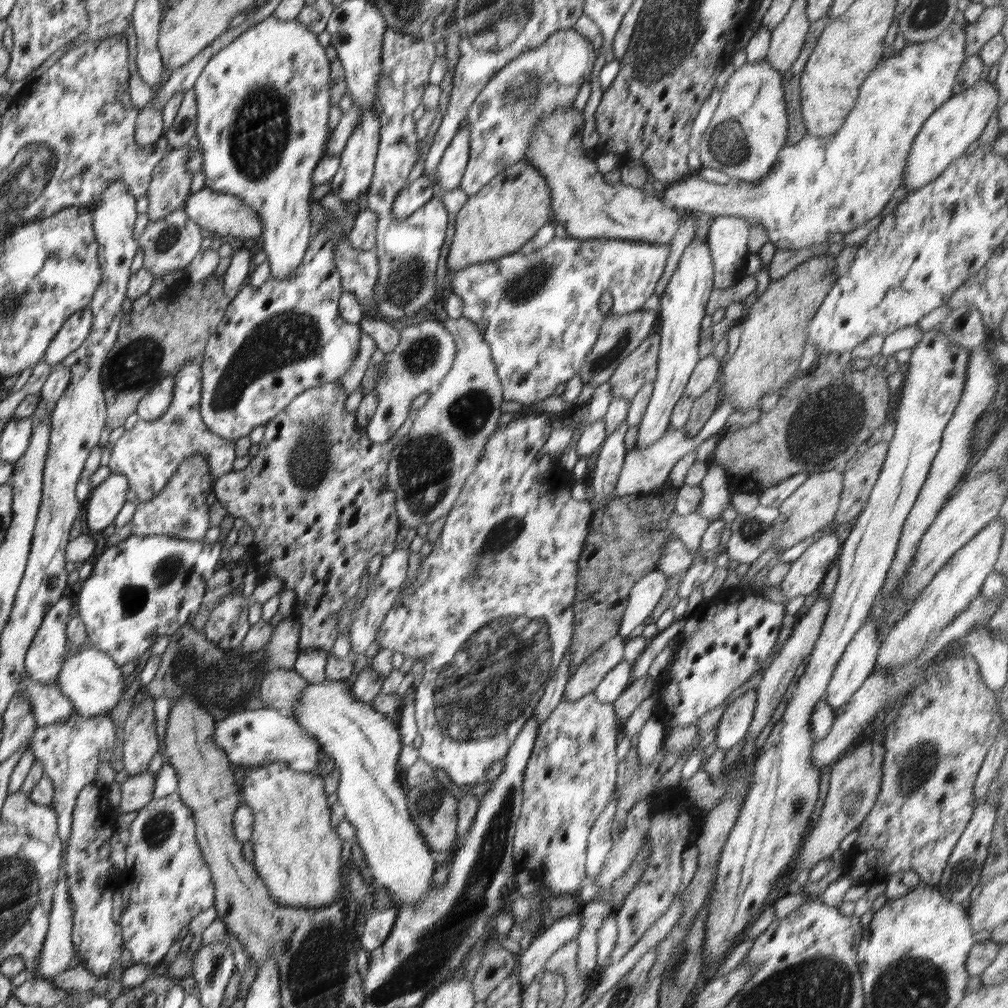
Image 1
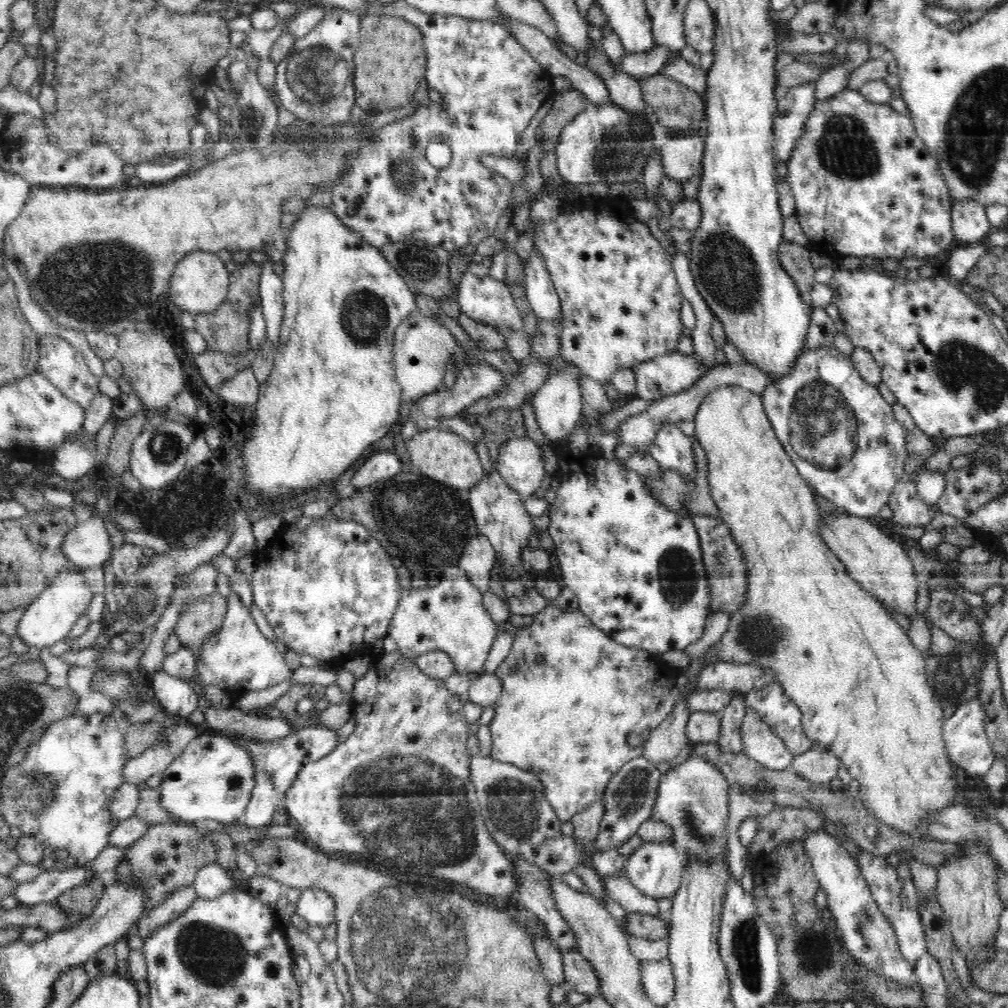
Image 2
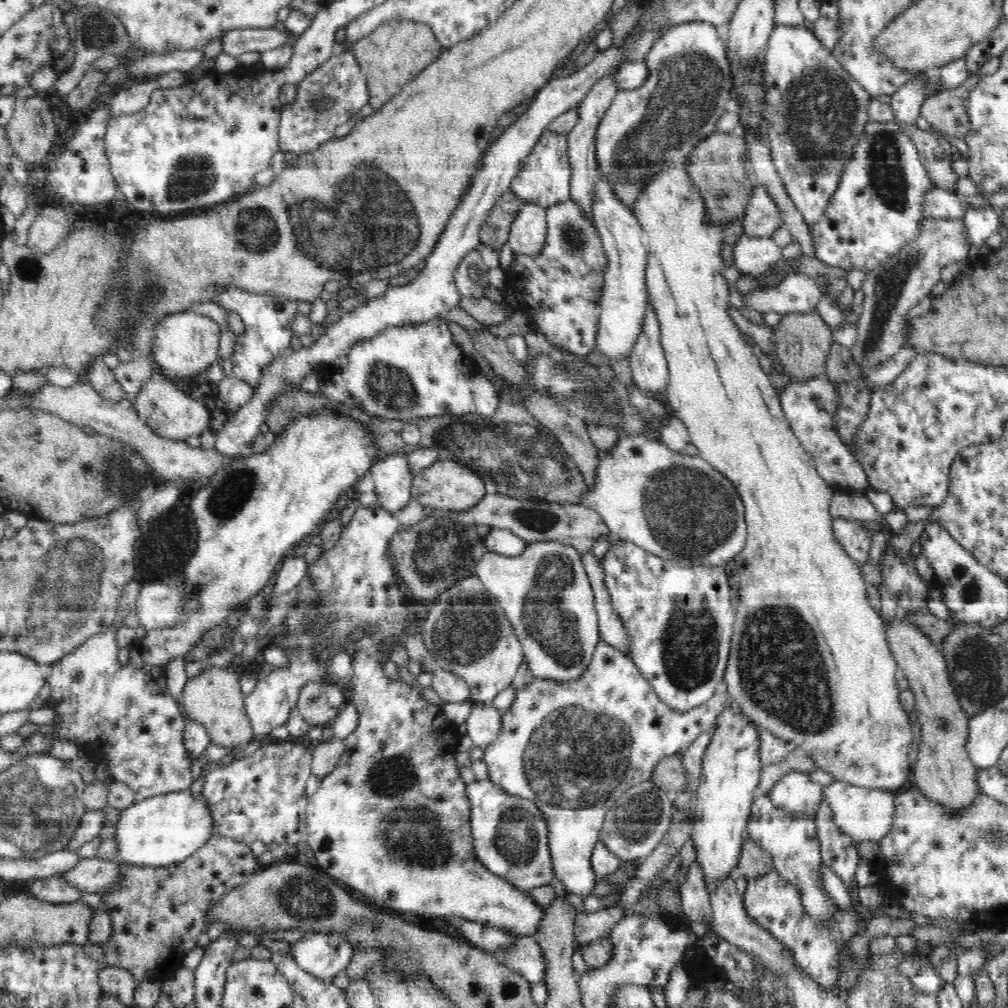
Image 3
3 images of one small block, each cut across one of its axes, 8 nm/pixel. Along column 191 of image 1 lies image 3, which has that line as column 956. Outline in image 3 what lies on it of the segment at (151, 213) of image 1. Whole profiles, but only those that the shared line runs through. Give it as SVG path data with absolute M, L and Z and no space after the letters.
M899 124L918 148L920 161L932 179L934 187L954 192L959 175L952 169L952 153L955 148L938 132L925 132L916 124Z

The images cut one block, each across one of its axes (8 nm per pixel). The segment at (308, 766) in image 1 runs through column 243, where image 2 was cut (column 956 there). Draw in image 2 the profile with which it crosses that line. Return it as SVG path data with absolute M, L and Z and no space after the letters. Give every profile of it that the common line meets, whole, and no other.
M975 697L958 705L954 714L945 720L943 725L943 741L949 756L948 759L970 775L986 774L995 759L991 742L985 732L985 719L986 714L982 703Z

